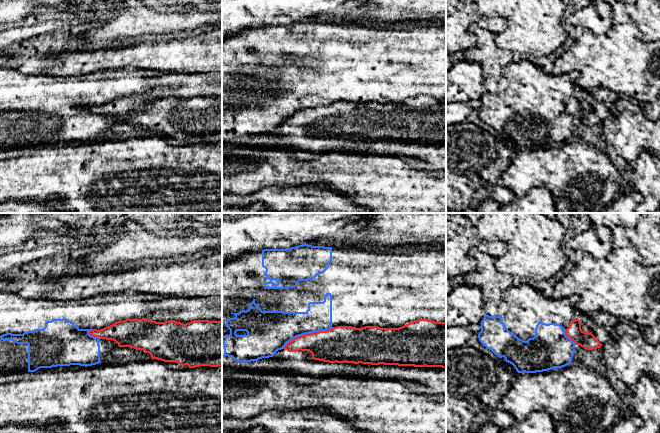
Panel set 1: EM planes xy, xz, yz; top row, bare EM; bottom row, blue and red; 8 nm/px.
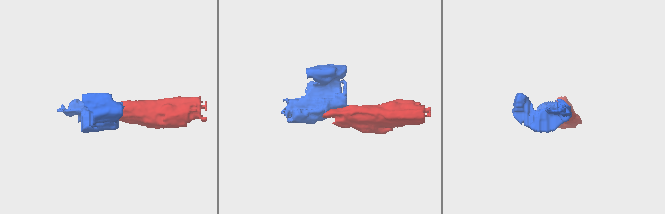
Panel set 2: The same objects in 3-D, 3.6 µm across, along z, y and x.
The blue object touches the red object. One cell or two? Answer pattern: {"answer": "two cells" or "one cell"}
{"answer": "two cells"}

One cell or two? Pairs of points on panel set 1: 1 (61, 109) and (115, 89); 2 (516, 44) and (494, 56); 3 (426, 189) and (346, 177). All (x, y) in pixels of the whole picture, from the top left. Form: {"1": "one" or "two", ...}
{"1": "one", "2": "two", "3": "one"}

